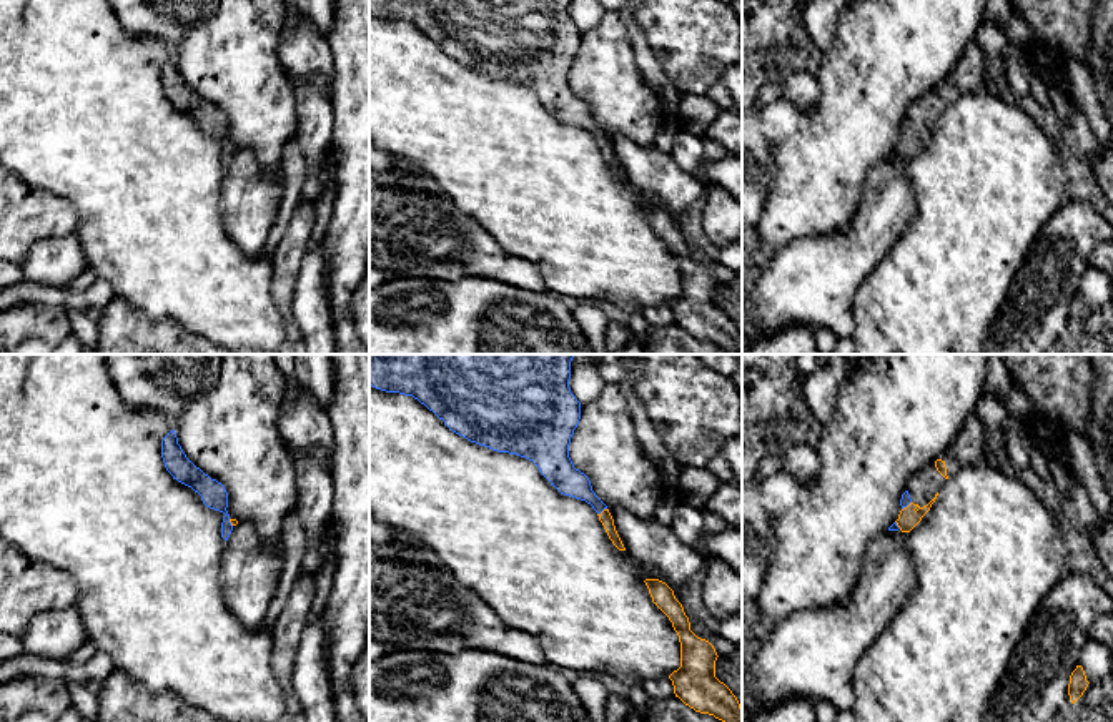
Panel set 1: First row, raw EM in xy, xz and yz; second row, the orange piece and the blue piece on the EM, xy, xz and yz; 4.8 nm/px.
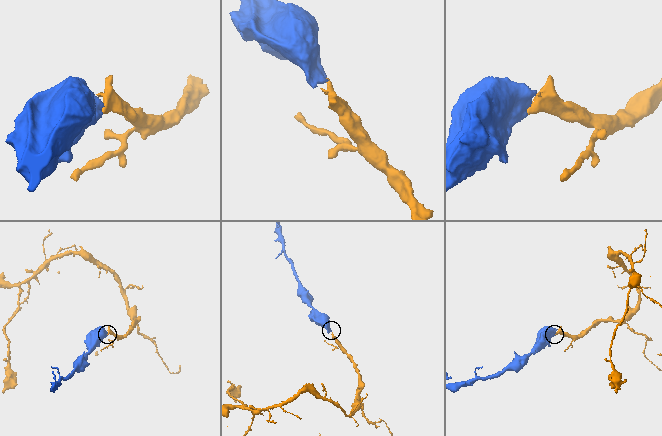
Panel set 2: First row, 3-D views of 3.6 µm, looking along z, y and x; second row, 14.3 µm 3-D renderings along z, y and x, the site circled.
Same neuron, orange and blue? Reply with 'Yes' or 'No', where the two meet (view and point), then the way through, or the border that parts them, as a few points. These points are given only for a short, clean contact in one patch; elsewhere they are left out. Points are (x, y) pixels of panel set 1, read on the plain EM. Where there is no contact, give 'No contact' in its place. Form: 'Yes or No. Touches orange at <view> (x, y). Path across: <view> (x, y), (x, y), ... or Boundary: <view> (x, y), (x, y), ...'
Yes. Touches orange at xz (603, 138). Path across: xz (604, 143), (603, 138), (569, 108)

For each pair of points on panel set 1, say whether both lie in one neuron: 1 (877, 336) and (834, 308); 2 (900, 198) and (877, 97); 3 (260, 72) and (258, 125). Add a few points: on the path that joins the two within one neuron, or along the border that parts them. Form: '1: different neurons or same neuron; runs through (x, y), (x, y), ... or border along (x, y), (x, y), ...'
1: different neurons; border along (862, 283), (854, 300), (854, 333), (850, 336)
2: different neurons; border along (887, 155), (870, 170), (862, 187)
3: same neuron; runs through (257, 85), (258, 112)

